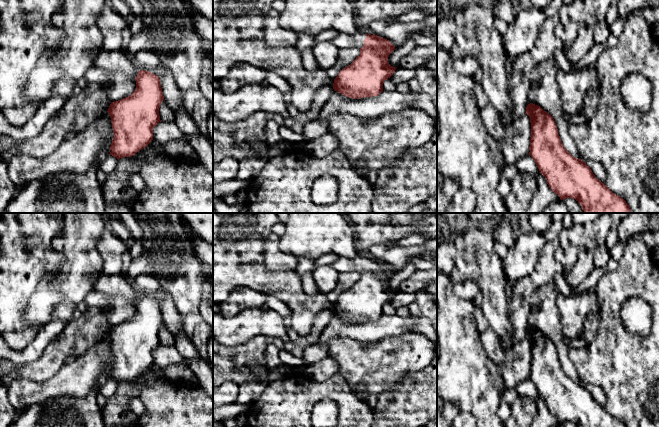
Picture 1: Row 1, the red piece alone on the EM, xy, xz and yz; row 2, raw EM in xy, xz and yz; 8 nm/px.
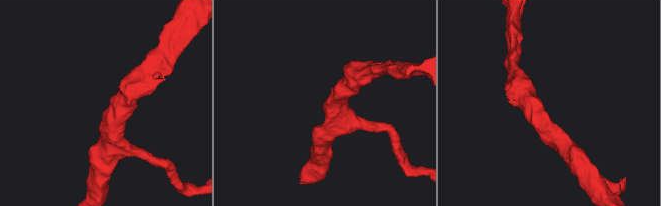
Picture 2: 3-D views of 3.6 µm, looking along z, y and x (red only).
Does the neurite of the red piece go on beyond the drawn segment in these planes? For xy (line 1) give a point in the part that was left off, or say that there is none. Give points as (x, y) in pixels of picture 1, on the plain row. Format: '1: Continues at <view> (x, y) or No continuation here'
1: No continuation here

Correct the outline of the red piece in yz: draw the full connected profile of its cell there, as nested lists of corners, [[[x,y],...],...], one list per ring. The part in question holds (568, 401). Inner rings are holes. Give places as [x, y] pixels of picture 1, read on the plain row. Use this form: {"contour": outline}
{"contour": [[[530,327],[526,337],[530,341],[531,362],[529,379],[536,386],[540,397],[546,402],[551,414],[561,424],[573,422],[578,427],[626,427],[598,404],[589,390],[581,383],[573,381],[563,370],[553,341],[540,330]]]}

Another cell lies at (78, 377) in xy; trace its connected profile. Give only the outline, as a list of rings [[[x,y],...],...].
[[[106,336],[83,355],[71,362],[66,362],[59,371],[46,381],[33,381],[26,378],[13,379],[6,385],[7,398],[16,410],[23,410],[32,405],[38,405],[57,396],[86,396],[94,387],[101,385],[110,378],[110,370],[114,361],[111,341]]]

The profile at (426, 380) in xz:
[[[437,347],[431,363],[418,373],[406,375],[396,387],[380,394],[373,411],[371,427],[422,427],[431,418],[437,419]]]

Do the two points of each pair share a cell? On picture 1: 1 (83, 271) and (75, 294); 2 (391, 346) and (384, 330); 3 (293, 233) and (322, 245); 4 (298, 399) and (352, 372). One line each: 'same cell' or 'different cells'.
1: same cell
2: different cells
3: same cell
4: different cells

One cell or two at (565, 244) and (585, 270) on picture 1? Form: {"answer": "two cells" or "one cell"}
{"answer": "two cells"}

